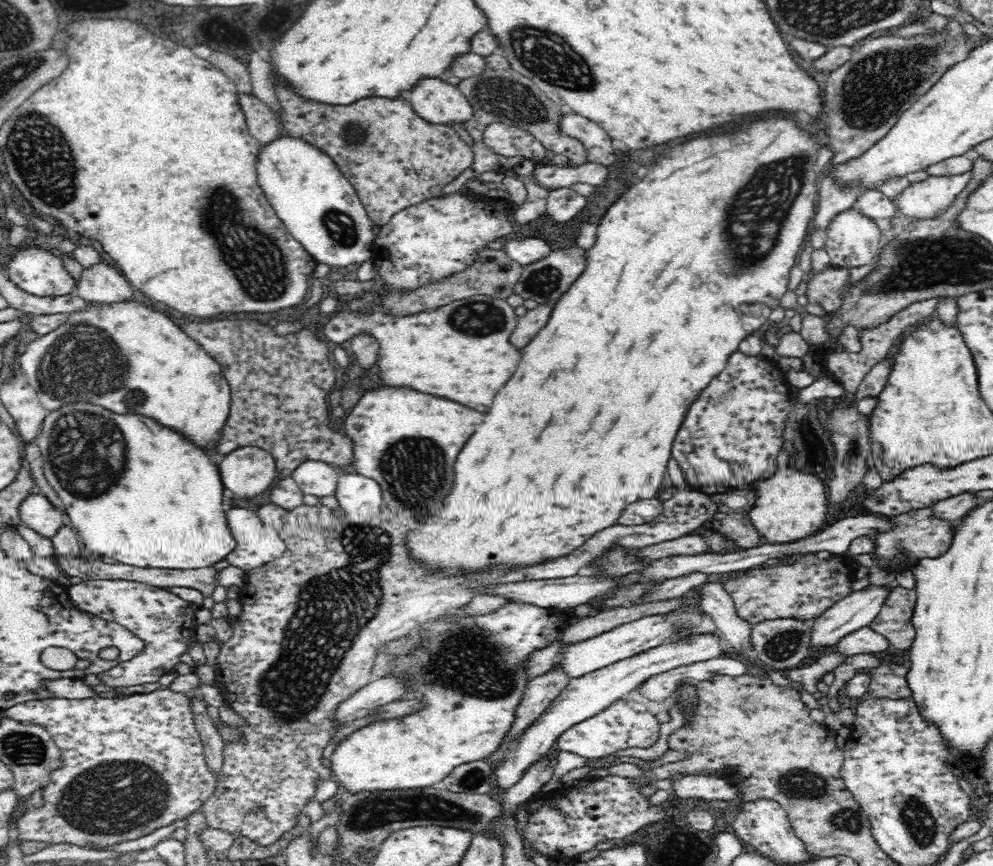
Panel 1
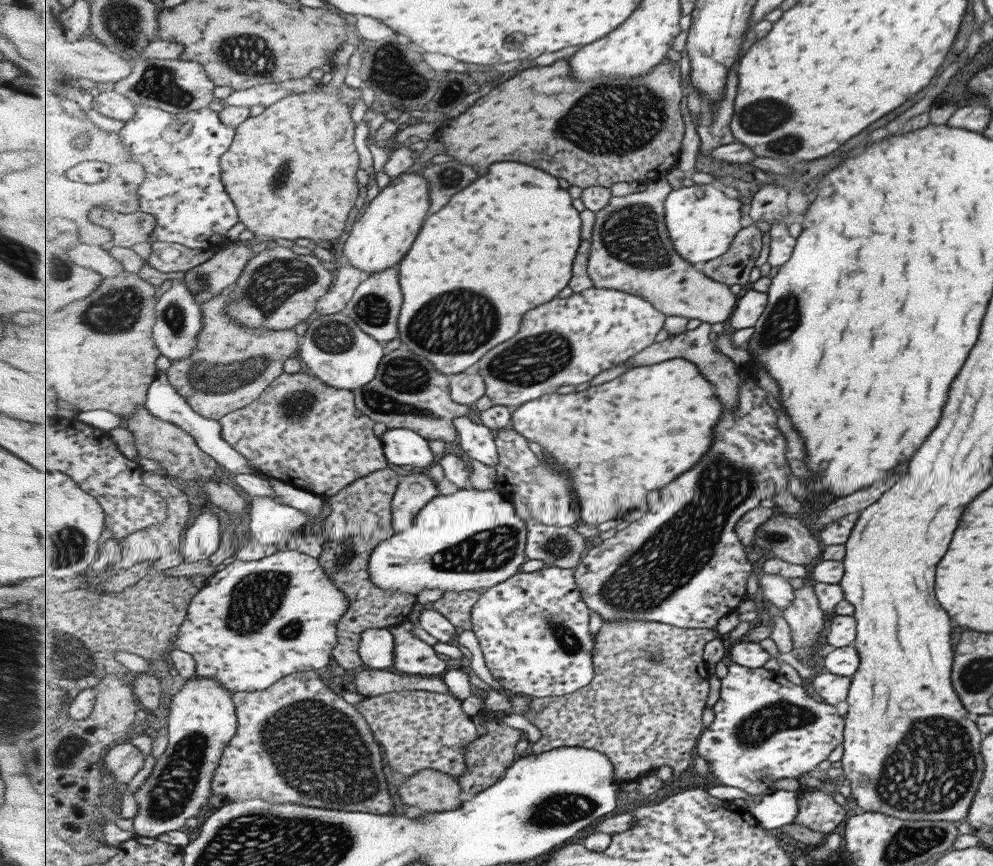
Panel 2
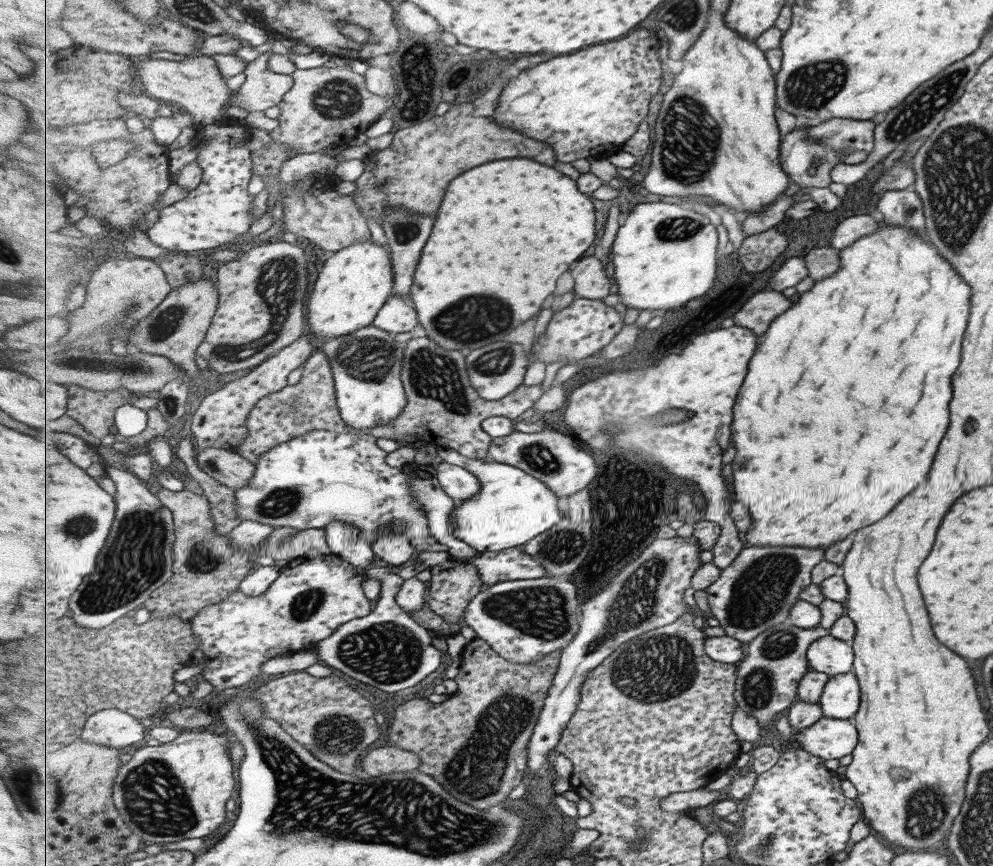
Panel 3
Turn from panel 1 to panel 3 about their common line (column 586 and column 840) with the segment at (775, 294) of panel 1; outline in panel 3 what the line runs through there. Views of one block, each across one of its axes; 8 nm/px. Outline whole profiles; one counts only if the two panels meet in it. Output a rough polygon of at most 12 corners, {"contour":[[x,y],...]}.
{"contour":[[879,222],[735,404],[752,546],[927,480],[969,286]]}

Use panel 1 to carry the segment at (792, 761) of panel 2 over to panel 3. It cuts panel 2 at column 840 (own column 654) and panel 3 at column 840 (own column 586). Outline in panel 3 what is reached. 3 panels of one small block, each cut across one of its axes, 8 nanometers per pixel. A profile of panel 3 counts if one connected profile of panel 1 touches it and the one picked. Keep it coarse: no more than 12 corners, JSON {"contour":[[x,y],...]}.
{"contour":[[819,718],[793,736],[821,760],[851,755],[857,728]]}

